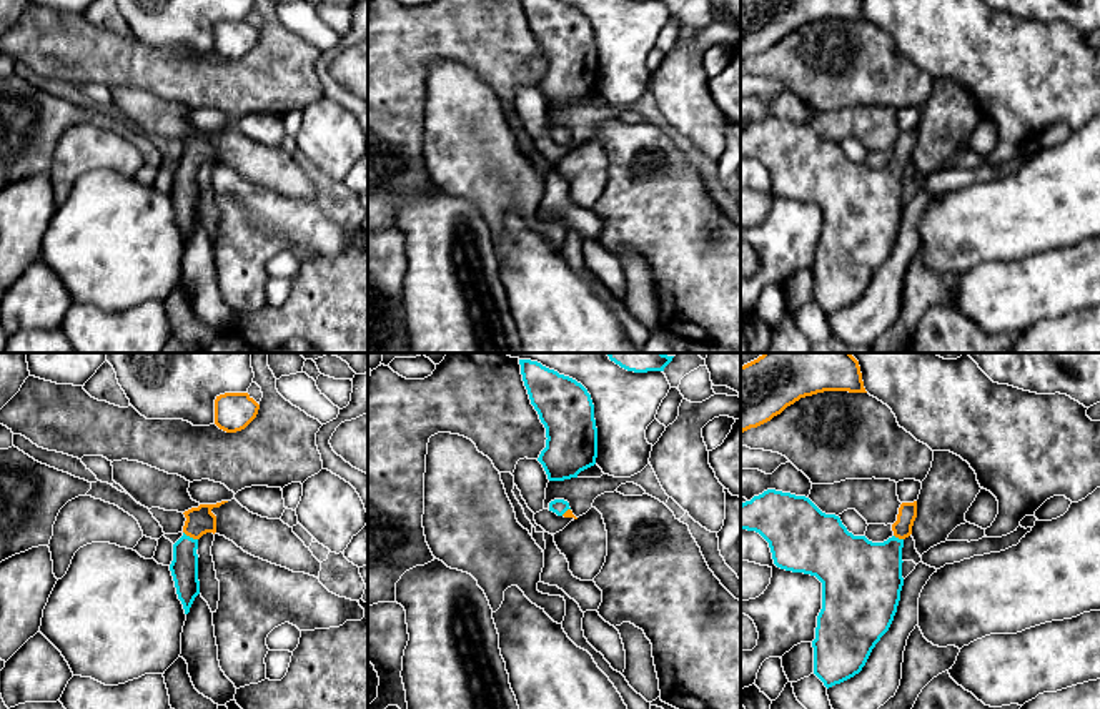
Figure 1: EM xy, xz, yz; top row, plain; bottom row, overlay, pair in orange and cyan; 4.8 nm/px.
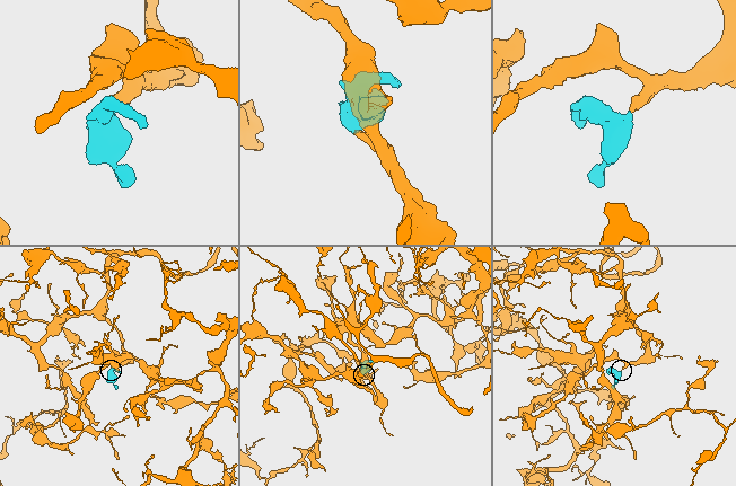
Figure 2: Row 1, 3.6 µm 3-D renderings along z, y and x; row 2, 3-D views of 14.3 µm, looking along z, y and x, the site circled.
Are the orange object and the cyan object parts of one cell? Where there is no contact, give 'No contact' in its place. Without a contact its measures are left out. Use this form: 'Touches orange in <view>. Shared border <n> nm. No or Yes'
Touches orange in xy. Shared border 80 nm. Yes

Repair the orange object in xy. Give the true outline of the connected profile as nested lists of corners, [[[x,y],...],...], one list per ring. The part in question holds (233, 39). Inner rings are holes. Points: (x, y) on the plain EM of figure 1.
[[[225,20],[215,27],[215,52],[236,60],[245,57],[258,42],[260,32],[248,20]]]

